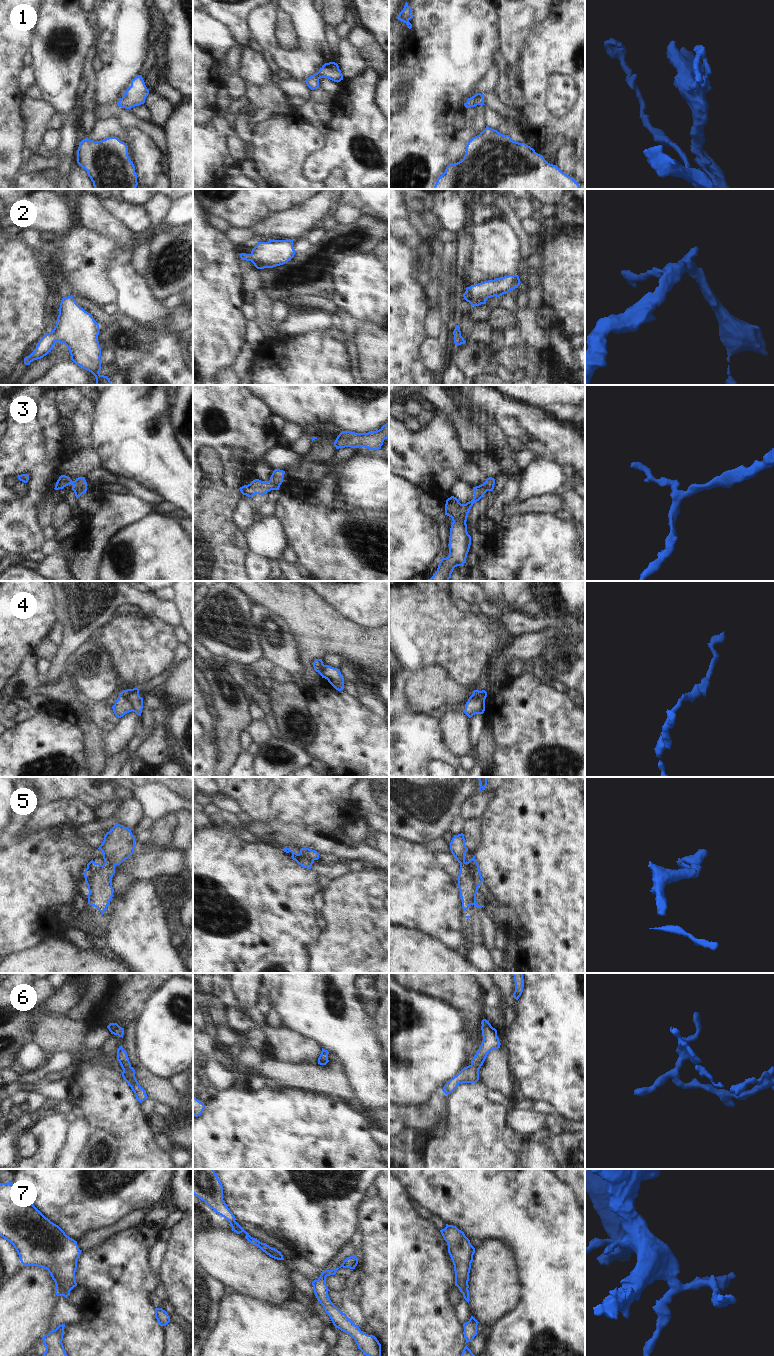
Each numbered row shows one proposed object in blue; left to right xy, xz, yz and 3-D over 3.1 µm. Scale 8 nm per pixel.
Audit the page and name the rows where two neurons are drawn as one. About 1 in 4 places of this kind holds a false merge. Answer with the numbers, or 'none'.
4

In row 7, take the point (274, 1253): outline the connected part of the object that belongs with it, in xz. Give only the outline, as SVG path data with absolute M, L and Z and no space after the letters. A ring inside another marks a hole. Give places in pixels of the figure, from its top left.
M193 1169L193 1194L204 1201L217 1214L224 1217L231 1225L232 1231L244 1232L251 1244L258 1246L263 1252L277 1260L284 1260L280 1251L266 1243L251 1237L236 1221L235 1216L223 1200L223 1186L213 1169Z

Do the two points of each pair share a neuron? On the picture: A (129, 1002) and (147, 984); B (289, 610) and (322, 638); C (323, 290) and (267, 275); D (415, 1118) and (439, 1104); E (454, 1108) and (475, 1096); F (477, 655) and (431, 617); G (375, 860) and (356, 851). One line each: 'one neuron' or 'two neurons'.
A: one neuron
B: one neuron
C: one neuron
D: one neuron
E: one neuron
F: one neuron
G: one neuron

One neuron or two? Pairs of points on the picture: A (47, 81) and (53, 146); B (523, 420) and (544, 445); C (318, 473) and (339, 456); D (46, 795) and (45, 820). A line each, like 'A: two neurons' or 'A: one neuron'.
A: two neurons
B: one neuron
C: one neuron
D: two neurons

